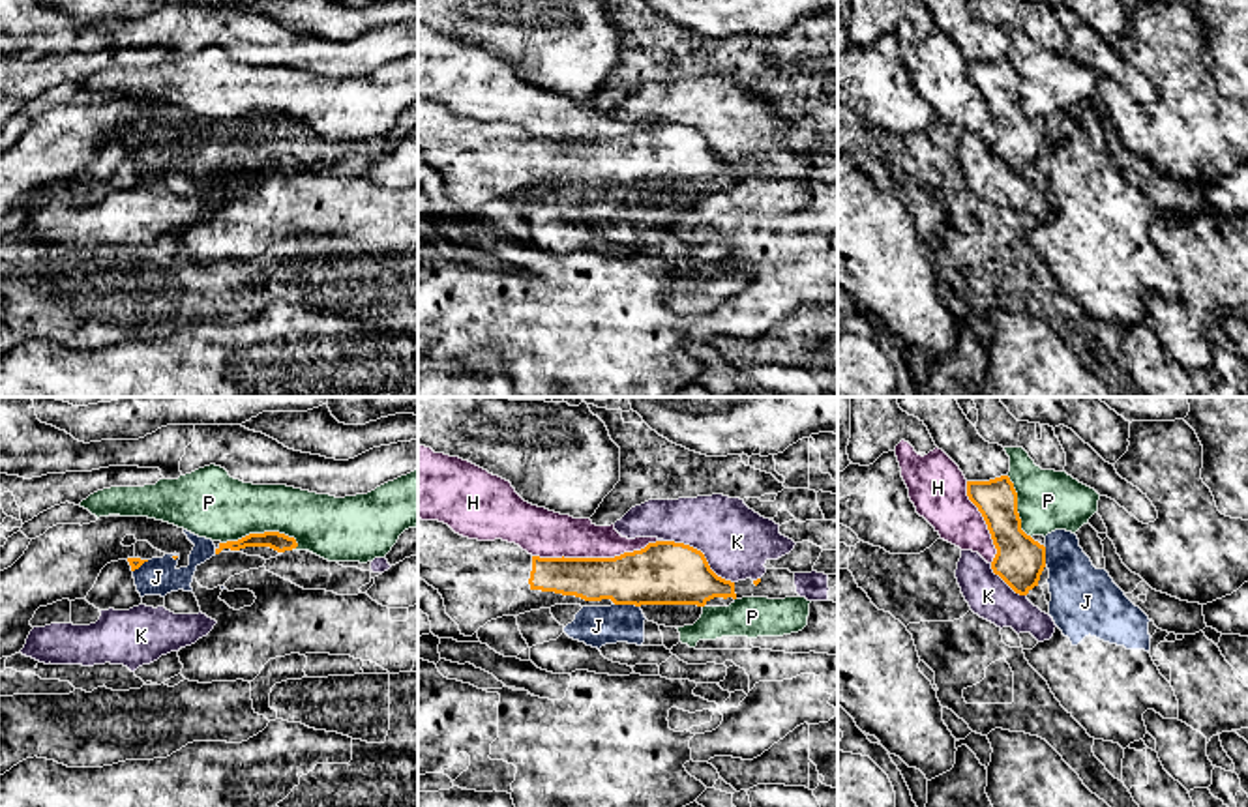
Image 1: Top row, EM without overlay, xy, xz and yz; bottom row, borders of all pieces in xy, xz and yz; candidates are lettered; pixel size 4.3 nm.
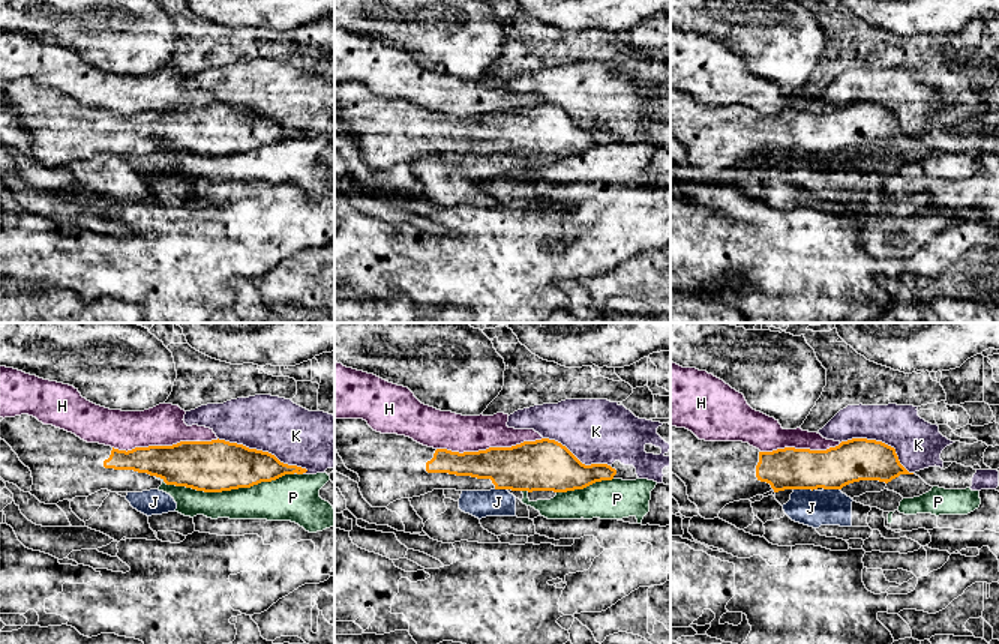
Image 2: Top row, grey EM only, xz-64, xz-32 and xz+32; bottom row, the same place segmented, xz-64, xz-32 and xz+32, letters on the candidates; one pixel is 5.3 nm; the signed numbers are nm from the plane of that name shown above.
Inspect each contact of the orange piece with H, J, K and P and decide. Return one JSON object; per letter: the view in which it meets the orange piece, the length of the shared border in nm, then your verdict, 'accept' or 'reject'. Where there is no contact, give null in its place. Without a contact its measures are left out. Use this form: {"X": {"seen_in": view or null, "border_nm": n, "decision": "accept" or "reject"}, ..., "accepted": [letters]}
{"H": {"seen_in": "xz", "border_nm": 550, "decision": "reject"}, "J": {"seen_in": "xz", "border_nm": 110, "decision": "reject"}, "K": {"seen_in": "xz", "border_nm": 360, "decision": "reject"}, "P": {"seen_in": "xy", "border_nm": 340, "decision": "reject"}, "accepted": []}

